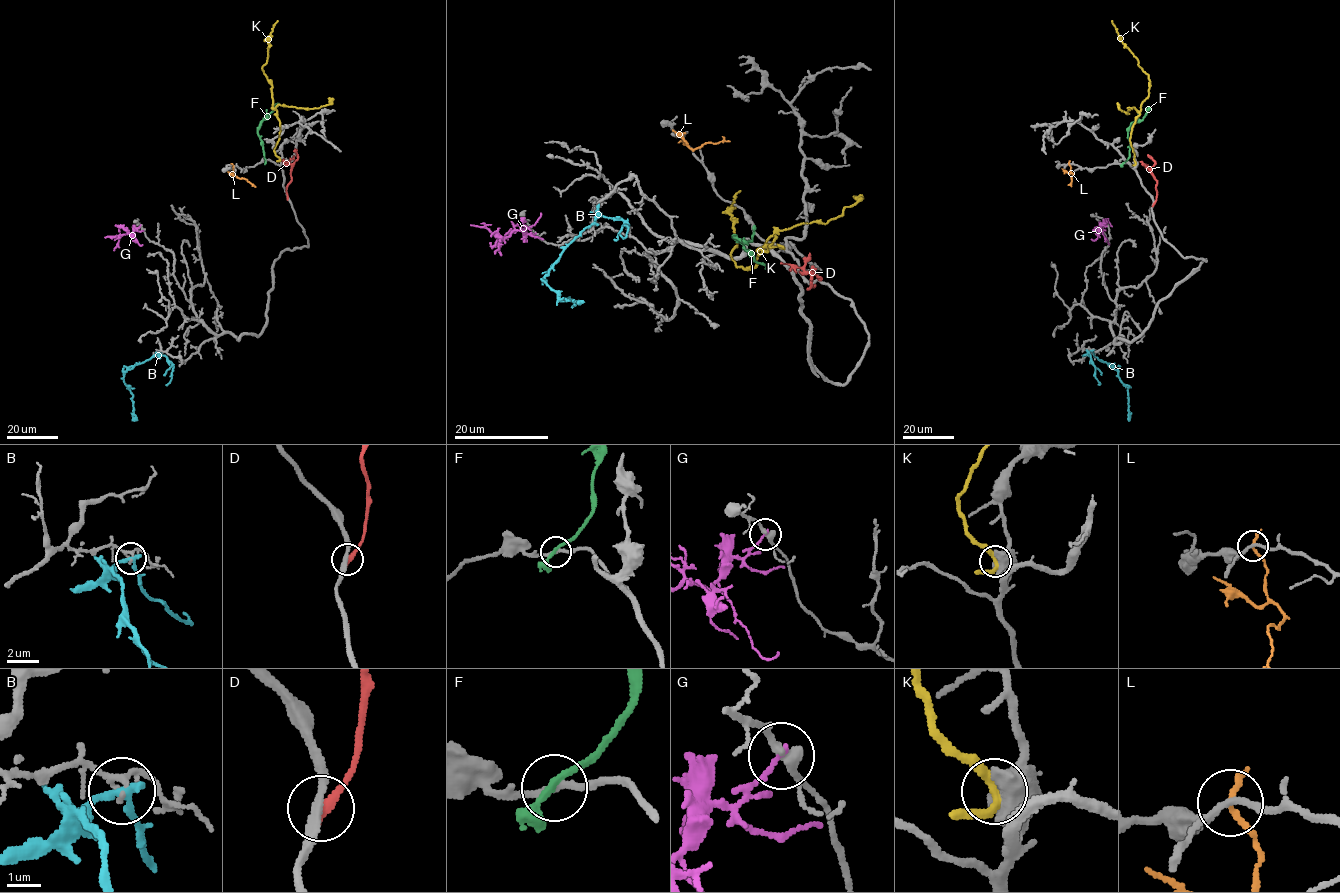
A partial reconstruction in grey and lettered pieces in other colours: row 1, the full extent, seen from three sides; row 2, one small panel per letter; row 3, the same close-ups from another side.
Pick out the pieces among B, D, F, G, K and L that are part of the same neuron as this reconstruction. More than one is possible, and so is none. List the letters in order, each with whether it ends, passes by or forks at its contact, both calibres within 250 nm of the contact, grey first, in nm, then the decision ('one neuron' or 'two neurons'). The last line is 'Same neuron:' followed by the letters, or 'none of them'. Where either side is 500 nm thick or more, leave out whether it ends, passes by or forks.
B: it passes by; 100 nm thick on the grey side, 240 nm on the other; two neurons
D: it ends there; 240 nm thick on the grey side, 340 nm on the other; two neurons
F: it passes by; 220 nm thick on the grey side, 240 nm on the other; two neurons
G: it ends there; 320 nm thick on the grey side, 150 nm on the other; two neurons
K: 650 nm thick on the grey side, 240 nm on the other; two neurons
L: it passes by; 160 nm thick on the grey side, 160 nm on the other; two neurons
Same neuron: none of them

